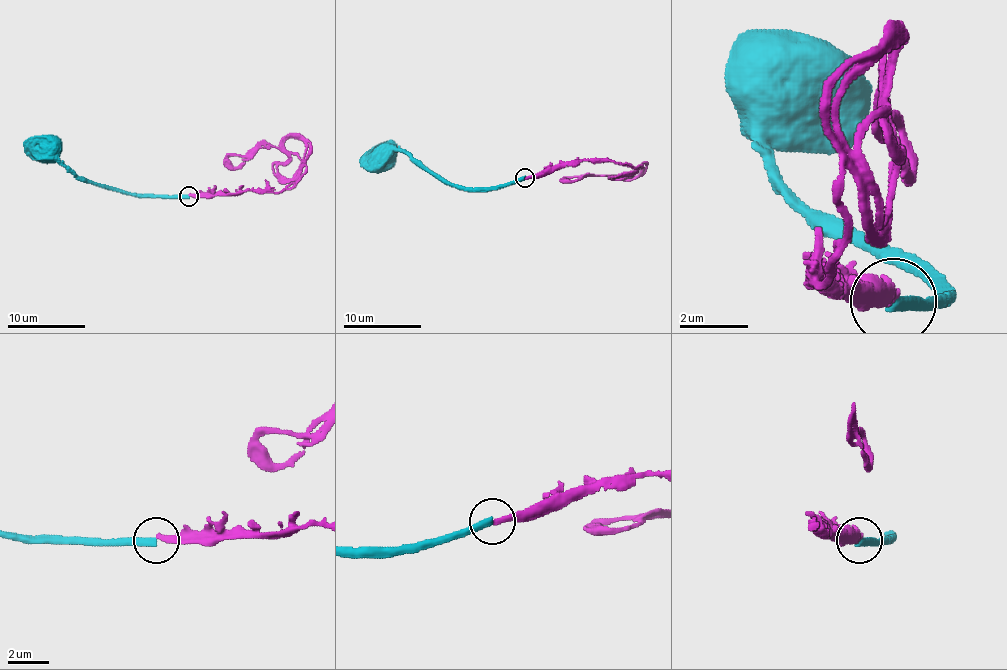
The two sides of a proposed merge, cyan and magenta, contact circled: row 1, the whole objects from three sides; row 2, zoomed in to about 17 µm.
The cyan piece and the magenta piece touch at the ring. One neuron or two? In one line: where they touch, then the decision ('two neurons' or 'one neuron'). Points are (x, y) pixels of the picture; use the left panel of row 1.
place (189, 196); two neurons

